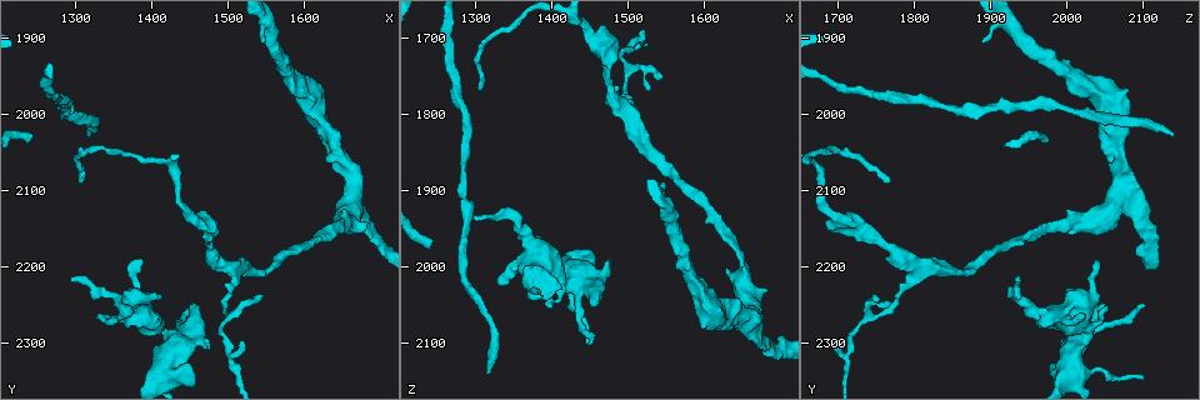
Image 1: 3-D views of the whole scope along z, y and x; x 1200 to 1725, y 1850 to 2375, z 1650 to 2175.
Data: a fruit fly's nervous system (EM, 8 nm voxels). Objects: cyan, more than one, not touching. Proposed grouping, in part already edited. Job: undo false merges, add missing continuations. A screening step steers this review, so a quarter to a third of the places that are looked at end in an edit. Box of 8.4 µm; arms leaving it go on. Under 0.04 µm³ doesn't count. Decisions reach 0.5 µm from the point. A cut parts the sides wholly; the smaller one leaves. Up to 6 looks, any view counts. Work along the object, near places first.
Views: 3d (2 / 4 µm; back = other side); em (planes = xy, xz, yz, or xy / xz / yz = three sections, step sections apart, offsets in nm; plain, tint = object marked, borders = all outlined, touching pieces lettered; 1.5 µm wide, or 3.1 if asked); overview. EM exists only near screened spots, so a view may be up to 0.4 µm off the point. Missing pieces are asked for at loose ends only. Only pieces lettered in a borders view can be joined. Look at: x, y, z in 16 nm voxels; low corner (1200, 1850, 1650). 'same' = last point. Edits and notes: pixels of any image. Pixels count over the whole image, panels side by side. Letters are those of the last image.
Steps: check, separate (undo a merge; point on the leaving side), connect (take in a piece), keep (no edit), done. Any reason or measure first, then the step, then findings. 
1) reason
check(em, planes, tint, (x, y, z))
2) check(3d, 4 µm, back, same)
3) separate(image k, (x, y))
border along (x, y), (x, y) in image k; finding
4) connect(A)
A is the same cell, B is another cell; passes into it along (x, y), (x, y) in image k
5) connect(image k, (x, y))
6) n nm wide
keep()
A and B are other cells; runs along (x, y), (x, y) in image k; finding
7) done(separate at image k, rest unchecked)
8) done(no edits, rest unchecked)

branch stops here
check(3d, 4 µm, (1325, 2270, 2025))

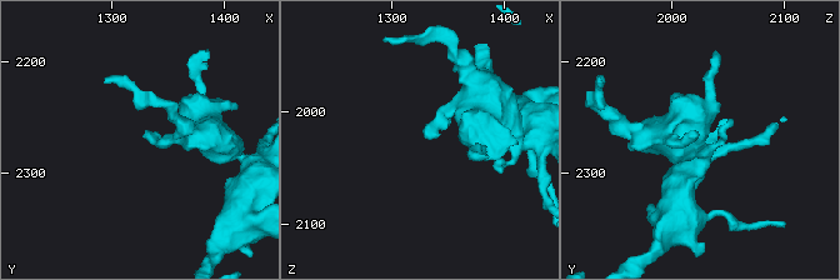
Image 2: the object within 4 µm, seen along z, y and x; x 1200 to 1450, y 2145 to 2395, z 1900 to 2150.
now the EM
check(em, planes, borders, (1328, 2266, 2020))

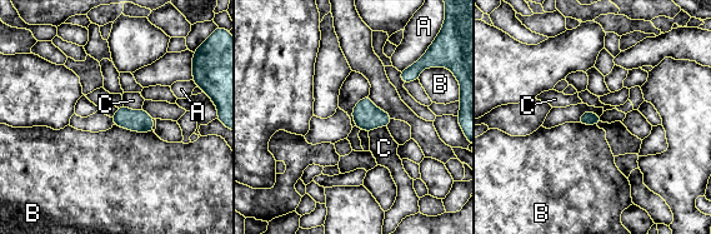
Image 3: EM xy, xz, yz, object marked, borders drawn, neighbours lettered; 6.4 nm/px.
keep()
A, B and C are other cells; border along (114, 124), (135, 132), (153, 132) in image 3; none of them fits

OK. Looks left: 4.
check(em, planes, borders, (1455, 2335, 1980))

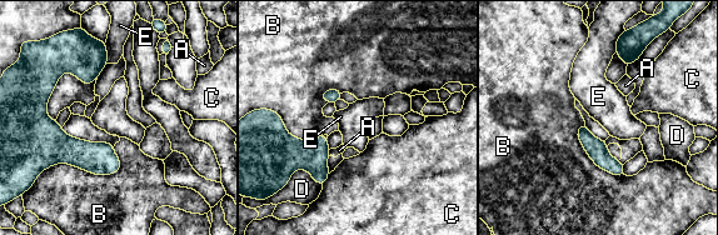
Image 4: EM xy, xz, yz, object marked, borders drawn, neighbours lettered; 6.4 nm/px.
keep()
A, B, C, D and E are other cells; border along (121, 163), (113, 174), (54, 164) in image 4; none of them fits

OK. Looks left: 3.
check(em, xz, step 4, borders, (1315, 2030, 2140))

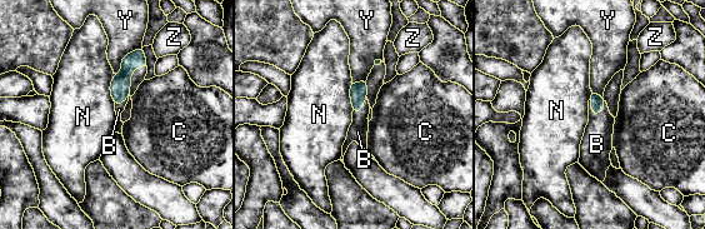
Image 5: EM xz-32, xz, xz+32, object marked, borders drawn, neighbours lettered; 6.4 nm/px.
connect(B)
B is the same cell, C, N, Y and Z are other cells; passes into it along (598, 100), (600, 111), (596, 144) in image 5; it goes on there

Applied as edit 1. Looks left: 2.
done(connect at image 5, rest unchecked)

